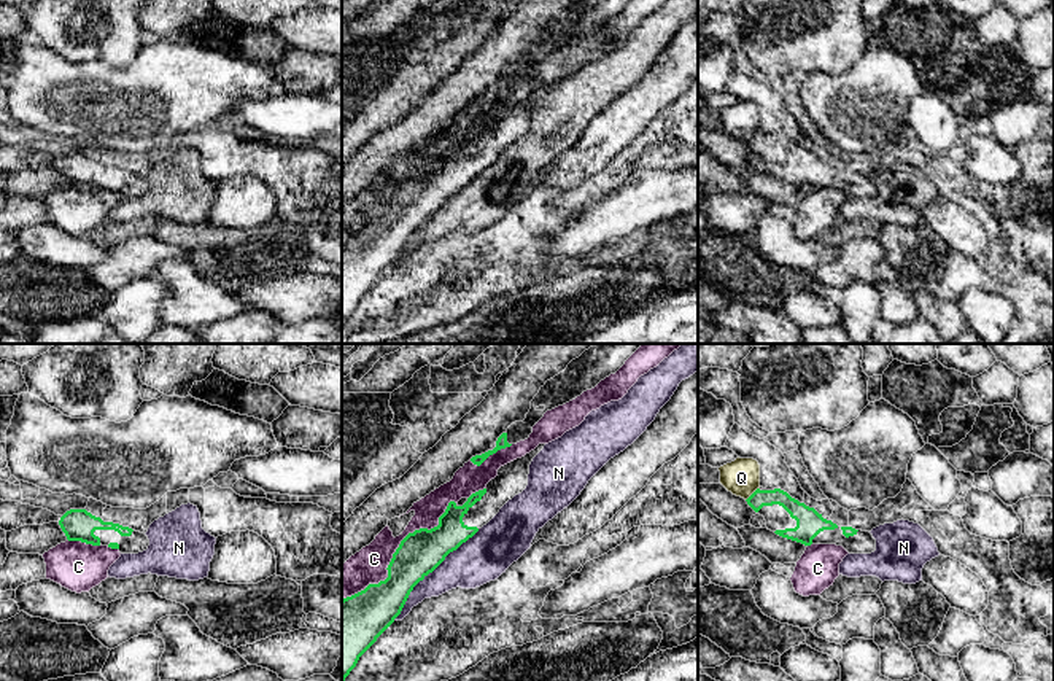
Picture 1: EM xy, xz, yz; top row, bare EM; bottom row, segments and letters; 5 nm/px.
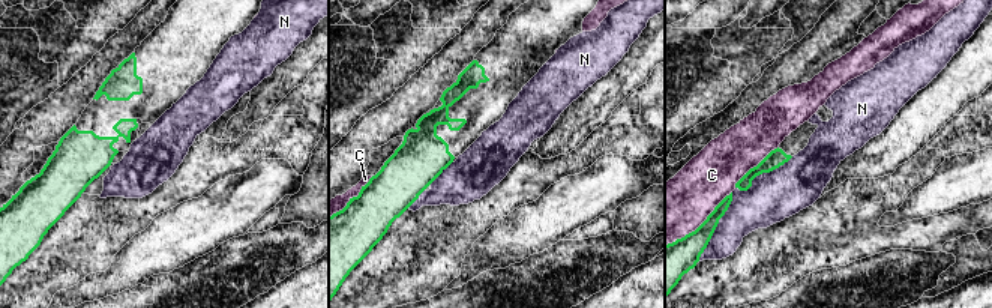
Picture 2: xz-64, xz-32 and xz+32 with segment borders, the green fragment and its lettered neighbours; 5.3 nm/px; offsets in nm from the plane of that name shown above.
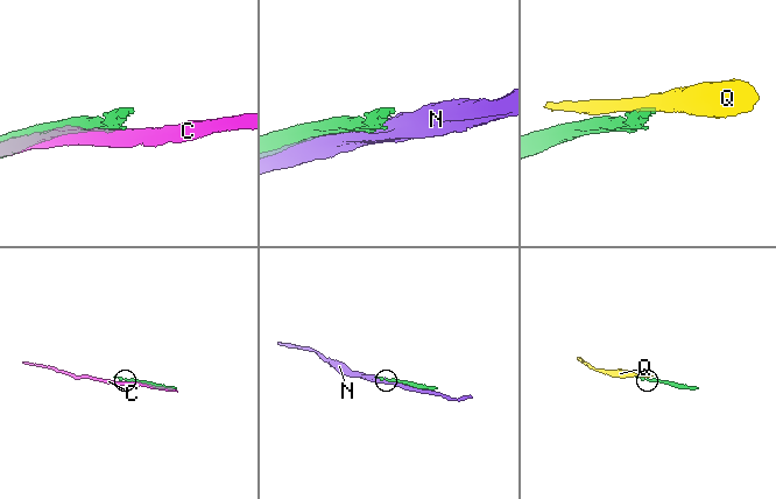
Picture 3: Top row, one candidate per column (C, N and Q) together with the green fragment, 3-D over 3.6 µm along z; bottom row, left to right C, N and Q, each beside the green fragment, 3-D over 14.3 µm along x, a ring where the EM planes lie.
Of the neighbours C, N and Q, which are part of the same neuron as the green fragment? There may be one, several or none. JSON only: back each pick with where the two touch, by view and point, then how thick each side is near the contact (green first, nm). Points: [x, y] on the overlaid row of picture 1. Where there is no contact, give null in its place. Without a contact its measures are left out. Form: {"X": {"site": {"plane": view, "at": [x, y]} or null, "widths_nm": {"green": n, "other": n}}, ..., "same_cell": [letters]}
{"same_cell": []}

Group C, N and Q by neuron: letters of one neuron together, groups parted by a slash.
C / N / Q

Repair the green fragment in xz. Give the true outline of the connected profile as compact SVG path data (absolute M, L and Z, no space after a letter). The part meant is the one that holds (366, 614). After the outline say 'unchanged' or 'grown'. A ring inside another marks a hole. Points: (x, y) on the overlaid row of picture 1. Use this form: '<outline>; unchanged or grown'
M539 444L525 457L501 466L498 476L483 490L472 493L469 498L461 498L458 503L450 501L439 517L437 527L415 530L401 541L386 568L388 578L385 581L369 584L364 590L342 600L342 681L356 667L359 657L401 614L413 587L432 573L450 552L486 525L509 500L526 488L529 465L544 446Z; grown

